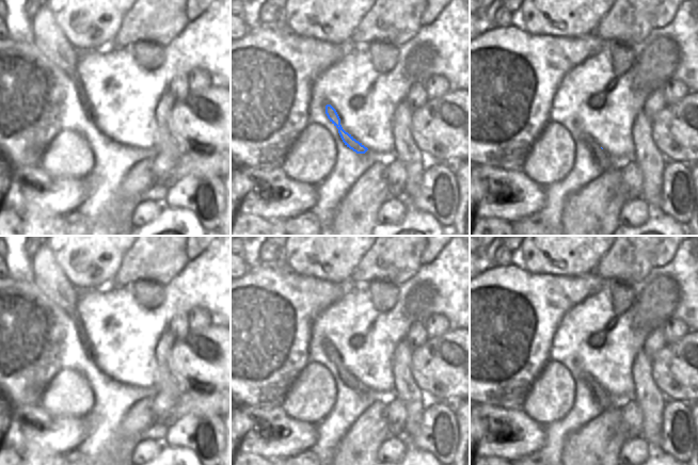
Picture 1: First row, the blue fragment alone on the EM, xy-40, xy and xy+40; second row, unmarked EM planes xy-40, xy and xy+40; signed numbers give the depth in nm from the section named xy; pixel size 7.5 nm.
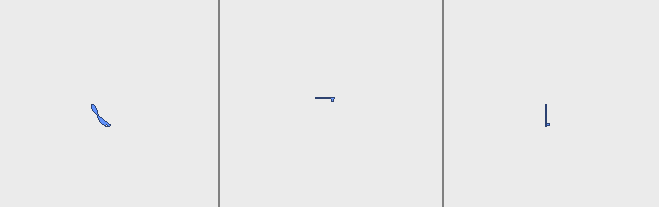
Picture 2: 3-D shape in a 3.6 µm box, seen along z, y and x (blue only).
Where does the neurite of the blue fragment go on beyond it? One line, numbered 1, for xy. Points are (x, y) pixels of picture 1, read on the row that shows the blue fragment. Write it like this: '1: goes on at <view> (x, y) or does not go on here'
1: does not go on here

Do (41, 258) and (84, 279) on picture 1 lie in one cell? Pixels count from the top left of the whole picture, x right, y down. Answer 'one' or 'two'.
two

